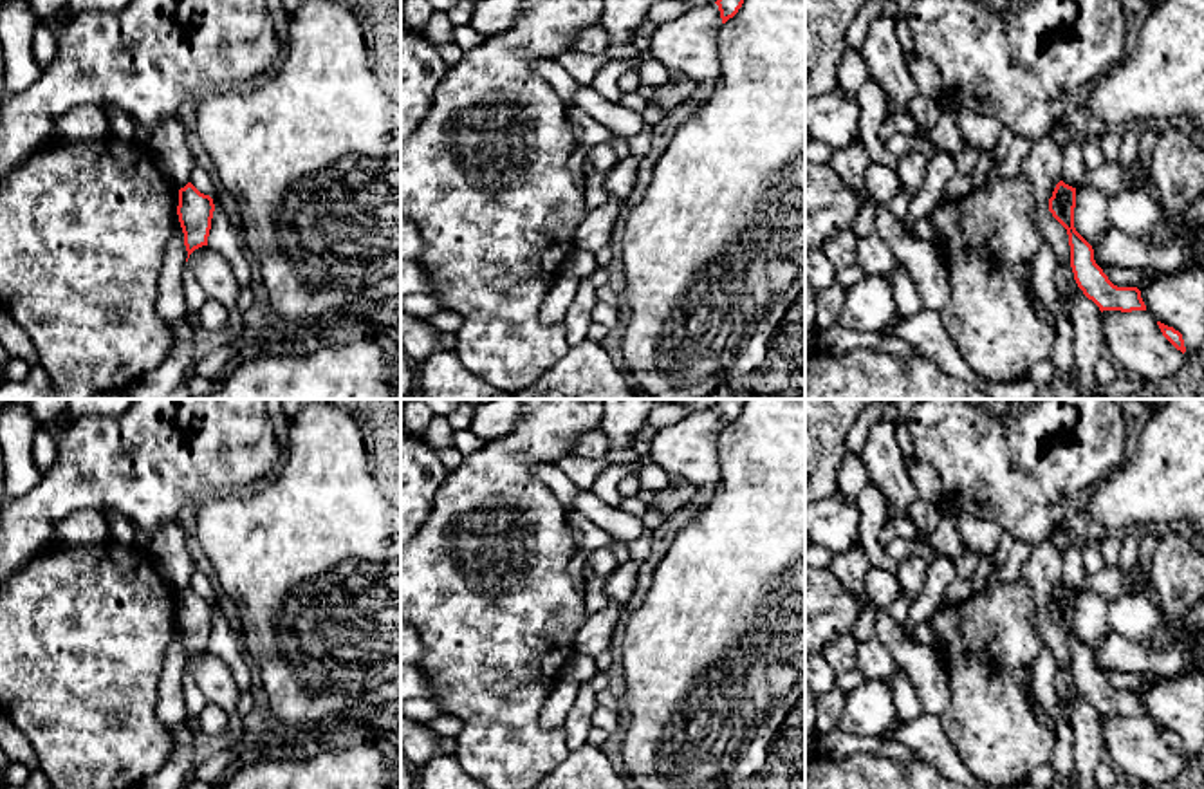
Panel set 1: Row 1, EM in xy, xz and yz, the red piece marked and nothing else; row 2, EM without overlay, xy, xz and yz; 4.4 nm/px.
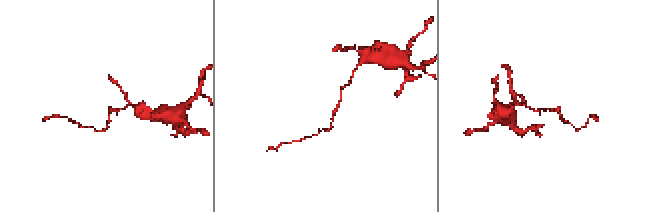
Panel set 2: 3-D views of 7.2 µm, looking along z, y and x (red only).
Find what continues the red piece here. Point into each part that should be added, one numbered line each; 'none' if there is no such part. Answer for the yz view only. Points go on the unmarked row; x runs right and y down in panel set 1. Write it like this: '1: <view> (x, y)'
none

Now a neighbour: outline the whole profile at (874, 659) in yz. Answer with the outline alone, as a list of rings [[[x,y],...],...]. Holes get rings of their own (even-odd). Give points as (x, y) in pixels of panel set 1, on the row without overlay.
[[[877,637],[865,643],[857,643],[856,657],[857,668],[866,677],[886,681],[892,684],[897,664]]]

